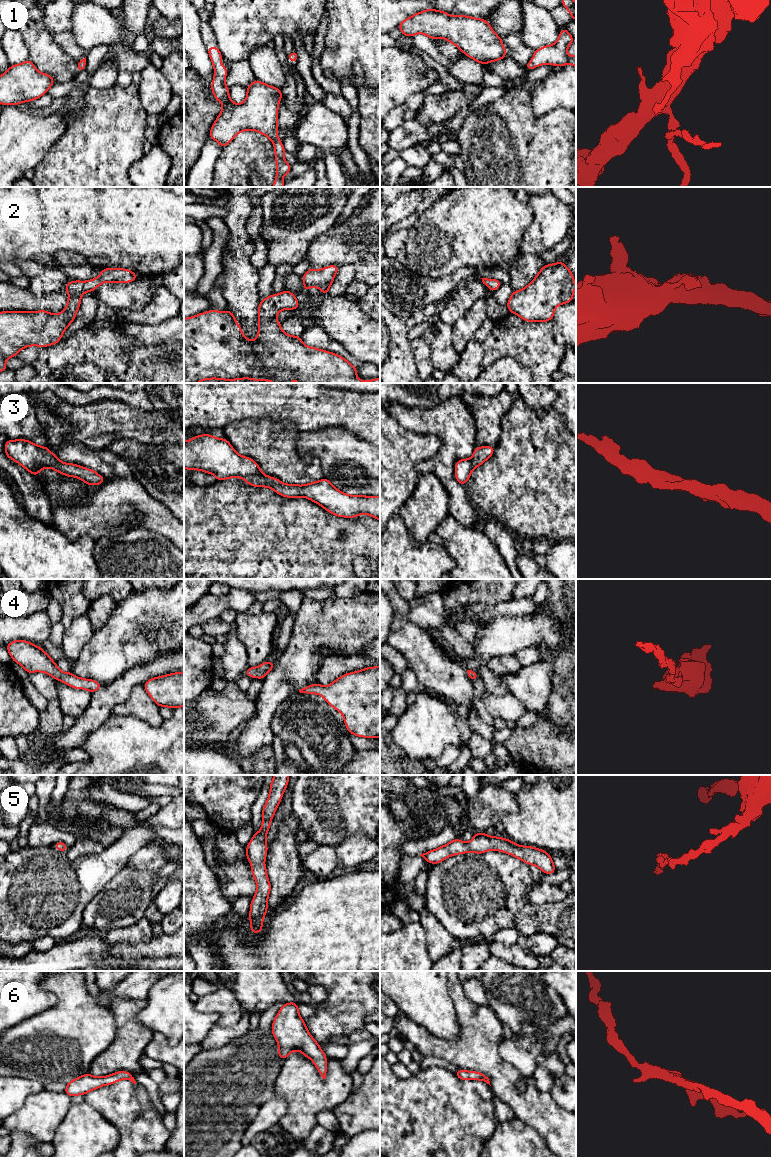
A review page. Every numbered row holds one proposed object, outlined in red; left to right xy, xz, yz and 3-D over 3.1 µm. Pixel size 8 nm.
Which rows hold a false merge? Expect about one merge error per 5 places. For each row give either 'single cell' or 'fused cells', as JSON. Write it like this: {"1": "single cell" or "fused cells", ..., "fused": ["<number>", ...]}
{"1": "single cell", "2": "single cell", "3": "single cell", "4": "single cell", "5": "single cell", "6": "single cell", "fused": []}

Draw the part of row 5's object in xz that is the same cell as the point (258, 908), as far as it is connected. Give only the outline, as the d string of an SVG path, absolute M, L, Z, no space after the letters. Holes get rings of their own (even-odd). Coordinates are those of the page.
M274 775L270 784L268 799L262 810L262 825L260 832L254 835L246 846L246 856L252 865L251 872L257 884L256 893L250 904L250 929L252 933L259 934L263 928L263 919L268 909L268 896L271 885L265 867L265 859L268 851L266 836L284 790L289 782L289 775Z

